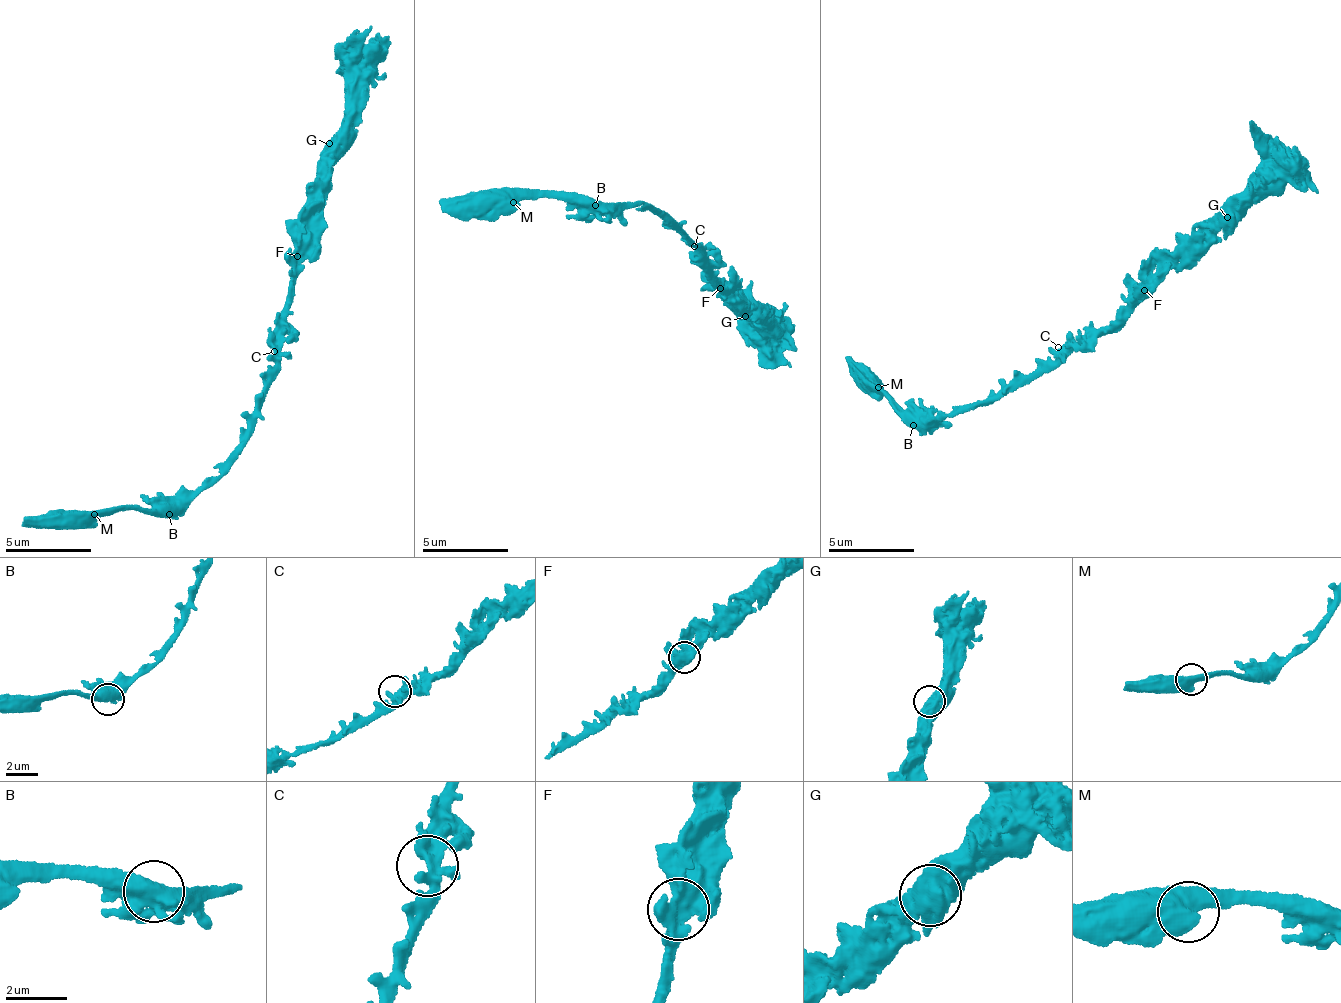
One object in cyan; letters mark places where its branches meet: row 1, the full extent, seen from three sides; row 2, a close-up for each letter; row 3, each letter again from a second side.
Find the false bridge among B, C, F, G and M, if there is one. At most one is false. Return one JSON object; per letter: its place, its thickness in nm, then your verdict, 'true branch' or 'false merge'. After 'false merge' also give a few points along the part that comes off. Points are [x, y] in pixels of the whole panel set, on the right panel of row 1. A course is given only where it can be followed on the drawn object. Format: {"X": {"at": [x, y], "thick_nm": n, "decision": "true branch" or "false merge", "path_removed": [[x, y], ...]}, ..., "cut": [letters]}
{"B": {"at": [913, 425], "thick_nm": 550, "decision": "true branch"}, "C": {"at": [1058, 347], "thick_nm": 320, "decision": "true branch"}, "F": {"at": [1144, 290], "thick_nm": 480, "decision": "true branch"}, "G": {"at": [1227, 217], "thick_nm": 500, "decision": "true branch"}, "M": {"at": [878, 387], "thick_nm": 600, "decision": "true branch"}, "cut": []}

